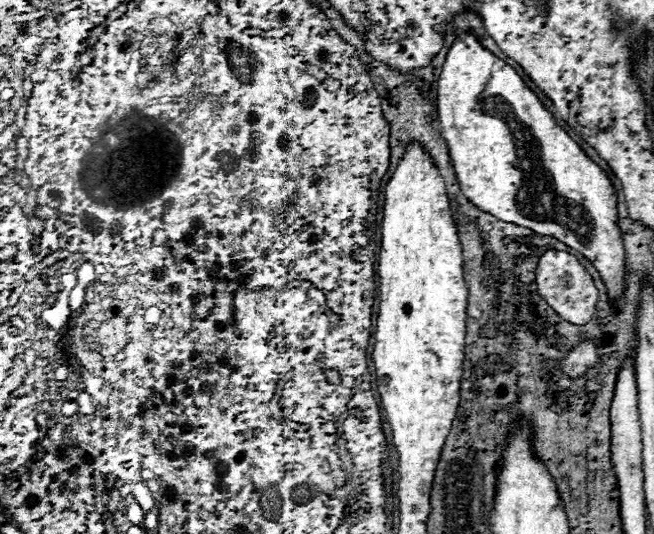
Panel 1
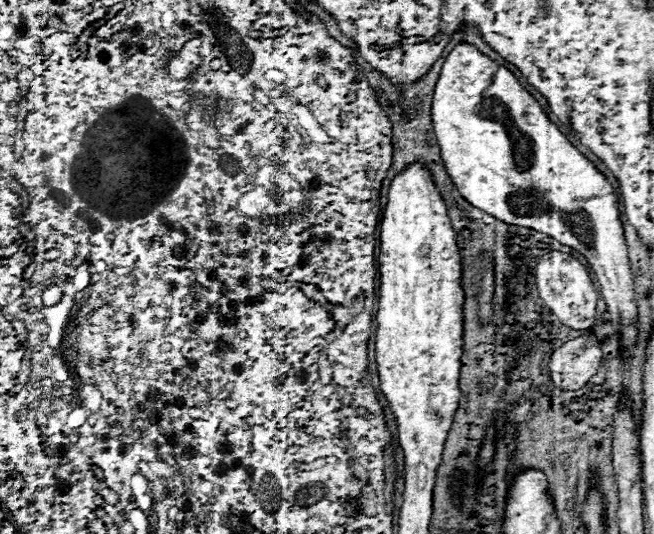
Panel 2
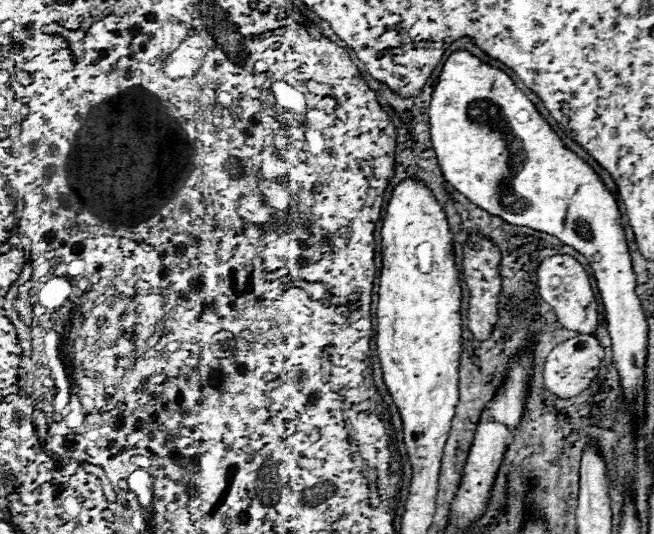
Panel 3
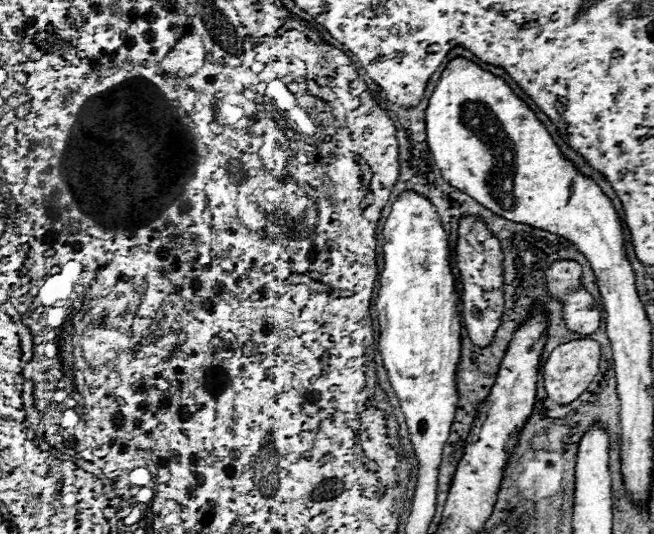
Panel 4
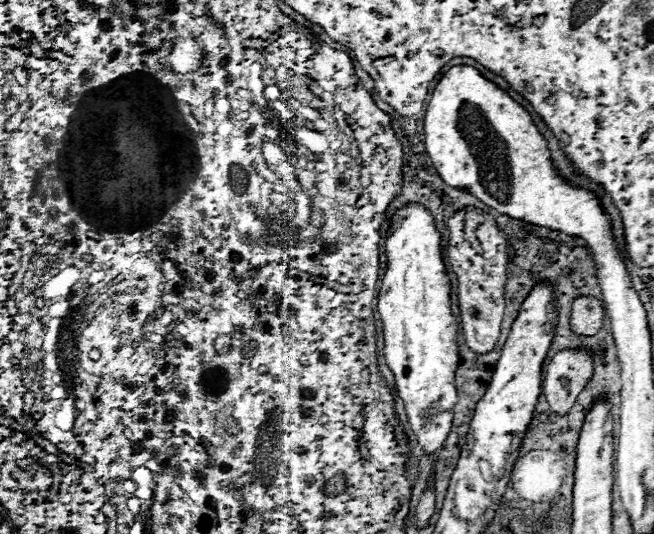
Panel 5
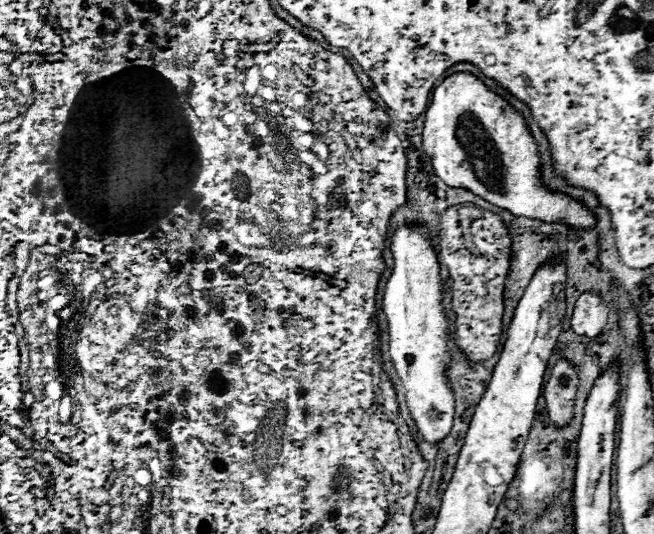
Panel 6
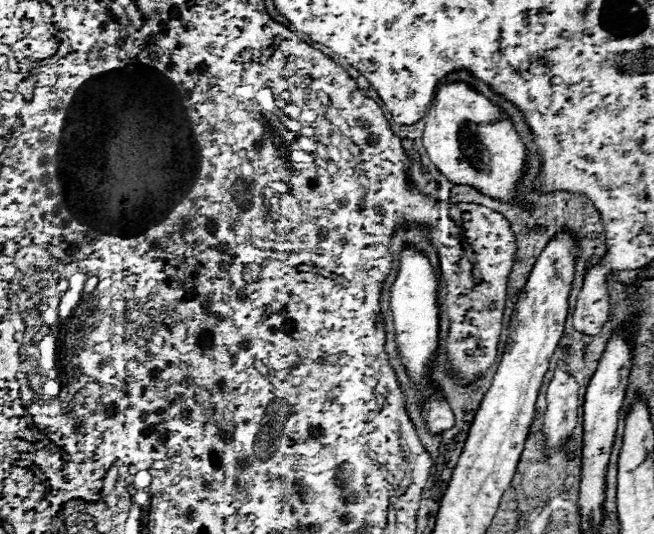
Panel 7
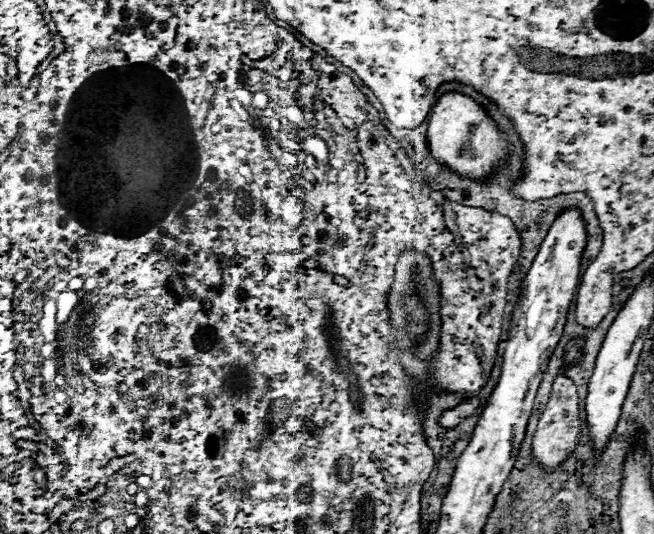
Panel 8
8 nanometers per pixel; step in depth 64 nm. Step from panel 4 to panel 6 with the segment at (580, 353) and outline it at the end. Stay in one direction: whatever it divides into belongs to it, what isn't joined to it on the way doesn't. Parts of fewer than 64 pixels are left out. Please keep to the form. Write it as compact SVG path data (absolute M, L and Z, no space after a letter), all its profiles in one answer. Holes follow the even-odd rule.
M558 360L552 368L550 380L544 386L546 416L560 430L566 428L574 418L574 402L578 392L578 372L566 360Z

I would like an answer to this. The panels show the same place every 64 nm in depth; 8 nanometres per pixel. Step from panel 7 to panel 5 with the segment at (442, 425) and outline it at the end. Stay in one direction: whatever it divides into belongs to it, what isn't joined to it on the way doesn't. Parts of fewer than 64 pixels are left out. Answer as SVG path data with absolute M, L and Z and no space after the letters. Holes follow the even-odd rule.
M422 206L396 210L386 238L388 268L382 278L378 312L384 324L384 354L404 400L404 410L424 452L438 452L448 438L458 402L454 370L458 366L456 318L452 316L450 280L444 266L440 234Z

